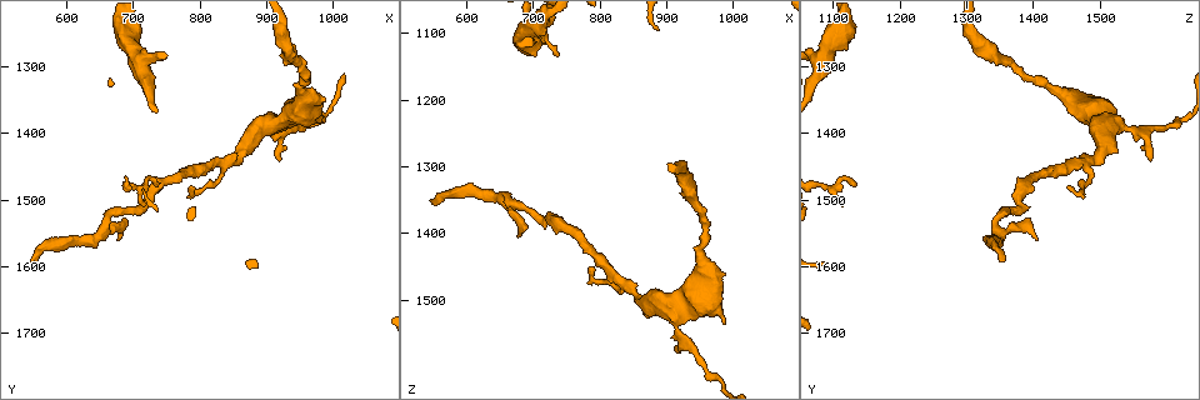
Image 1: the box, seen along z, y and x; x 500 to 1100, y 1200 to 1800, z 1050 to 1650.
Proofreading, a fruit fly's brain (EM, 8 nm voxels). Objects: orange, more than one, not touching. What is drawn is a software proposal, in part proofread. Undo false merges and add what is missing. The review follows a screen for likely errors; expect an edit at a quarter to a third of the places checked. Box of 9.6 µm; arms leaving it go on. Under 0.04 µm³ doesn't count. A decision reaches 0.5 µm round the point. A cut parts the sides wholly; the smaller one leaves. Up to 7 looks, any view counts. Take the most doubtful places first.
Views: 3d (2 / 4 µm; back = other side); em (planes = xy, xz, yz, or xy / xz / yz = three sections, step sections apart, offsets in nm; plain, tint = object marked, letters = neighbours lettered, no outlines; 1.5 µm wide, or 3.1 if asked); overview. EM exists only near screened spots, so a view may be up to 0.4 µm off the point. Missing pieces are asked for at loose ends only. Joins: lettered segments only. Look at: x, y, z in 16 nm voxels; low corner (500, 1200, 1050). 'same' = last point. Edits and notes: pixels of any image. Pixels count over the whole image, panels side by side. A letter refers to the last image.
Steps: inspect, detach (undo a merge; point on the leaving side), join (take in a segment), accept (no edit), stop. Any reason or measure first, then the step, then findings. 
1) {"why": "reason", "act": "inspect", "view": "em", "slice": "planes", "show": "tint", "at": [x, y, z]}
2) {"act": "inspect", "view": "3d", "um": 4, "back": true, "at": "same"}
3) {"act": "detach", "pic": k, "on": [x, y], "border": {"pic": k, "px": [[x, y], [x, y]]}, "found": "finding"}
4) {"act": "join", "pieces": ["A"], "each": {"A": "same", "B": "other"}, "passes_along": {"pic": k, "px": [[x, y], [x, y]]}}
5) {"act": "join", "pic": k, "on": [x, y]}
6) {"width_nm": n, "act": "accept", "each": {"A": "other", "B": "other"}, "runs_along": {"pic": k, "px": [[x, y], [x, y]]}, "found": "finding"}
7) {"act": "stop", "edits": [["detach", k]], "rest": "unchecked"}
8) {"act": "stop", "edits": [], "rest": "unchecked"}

{"why": "tapers out", "act": "inspect", "view": "3d", "um": 2, "back": true, "at": [785, 1475, 1455]}

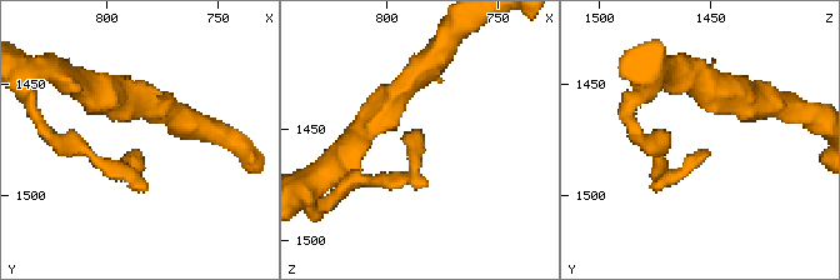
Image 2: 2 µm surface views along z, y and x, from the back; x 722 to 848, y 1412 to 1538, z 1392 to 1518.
{"why": "now the EM", "act": "inspect", "view": "em", "slice": "planes", "show": "letters", "at": [789, 1481, 1452]}

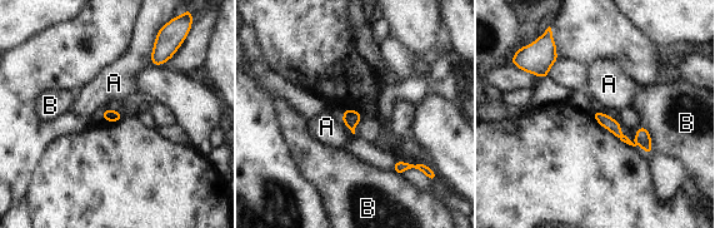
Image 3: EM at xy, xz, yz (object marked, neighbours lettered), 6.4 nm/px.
{"width_nm": 80, "act": "accept", "each": {"A": "other", "B": "other"}, "border": {"pic": 3, "px": [[155, 36], [150, 64]]}, "found": "none of them fits"}

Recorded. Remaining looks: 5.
{"why": "thick turns thin", "act": "inspect", "view": "em", "slice": "planes", "show": "letters", "at": [950, 1335, 1420]}

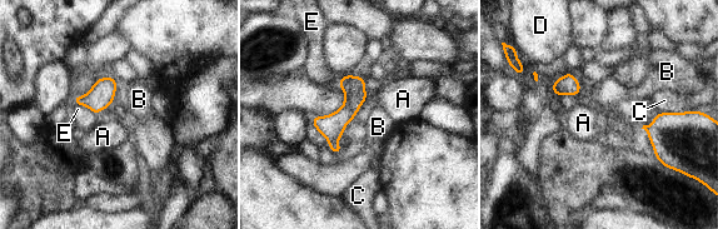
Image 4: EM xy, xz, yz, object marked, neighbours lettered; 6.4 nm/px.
{"act": "accept", "each": {"A": "other", "B": "other", "C": "other", "D": "other", "E": "other"}, "border": {"pic": 4, "px": [[75, 103], [86, 106], [95, 115]]}, "found": "continuous, no second neuron"}

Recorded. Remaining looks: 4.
{"why": "sudden change in width", "act": "inspect", "view": "3d", "um": 4, "at": [920, 1385, 1525]}

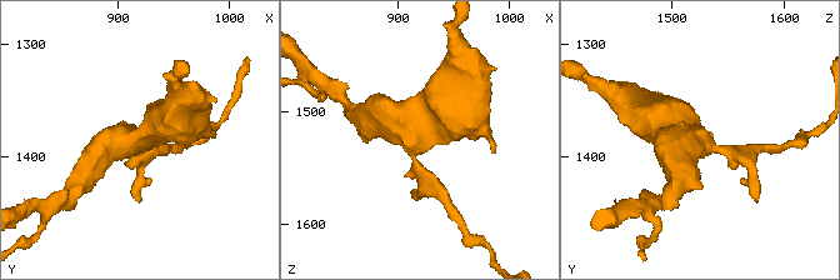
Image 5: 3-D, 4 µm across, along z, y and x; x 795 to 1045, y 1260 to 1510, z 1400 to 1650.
{"arms": 3, "arm_widths_nm": [170, 400, 550], "act": "inspect", "view": "em", "slice": "xy", "step": 8, "show": "tint", "at": [916, 1386, 1522]}

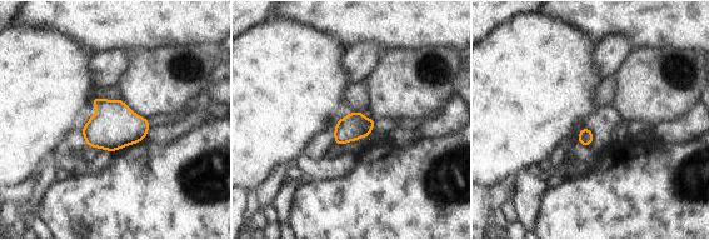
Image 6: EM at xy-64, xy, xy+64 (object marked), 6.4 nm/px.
{"why": "cut it another way", "act": "inspect", "view": "em", "slice": "yz", "step": 4, "show": "letters", "at": "same"}

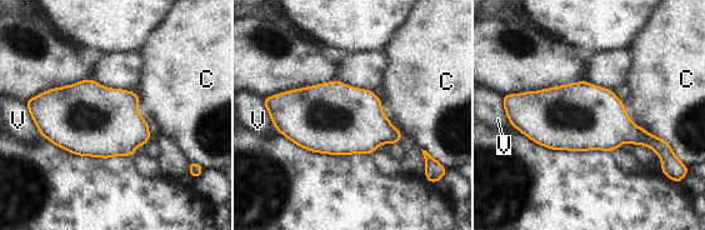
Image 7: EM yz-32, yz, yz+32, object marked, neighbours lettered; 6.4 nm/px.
{"act": "accept", "each": {"C": "other", "V": "other"}, "border": {"pic": 7, "px": [[641, 126], [664, 139], [673, 151]]}, "found": "one neuron here"}

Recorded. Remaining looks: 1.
{"act": "stop", "edits": [], "rest": "unchecked"}

